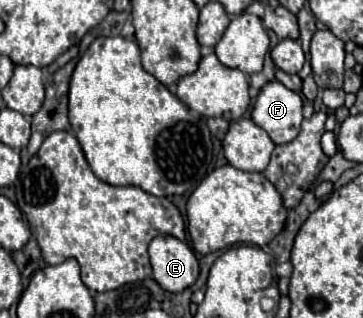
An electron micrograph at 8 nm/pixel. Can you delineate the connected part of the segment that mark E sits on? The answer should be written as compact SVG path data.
M159 235L149 243L149 257L155 281L169 293L191 287L199 275L199 261L185 241L173 235Z

